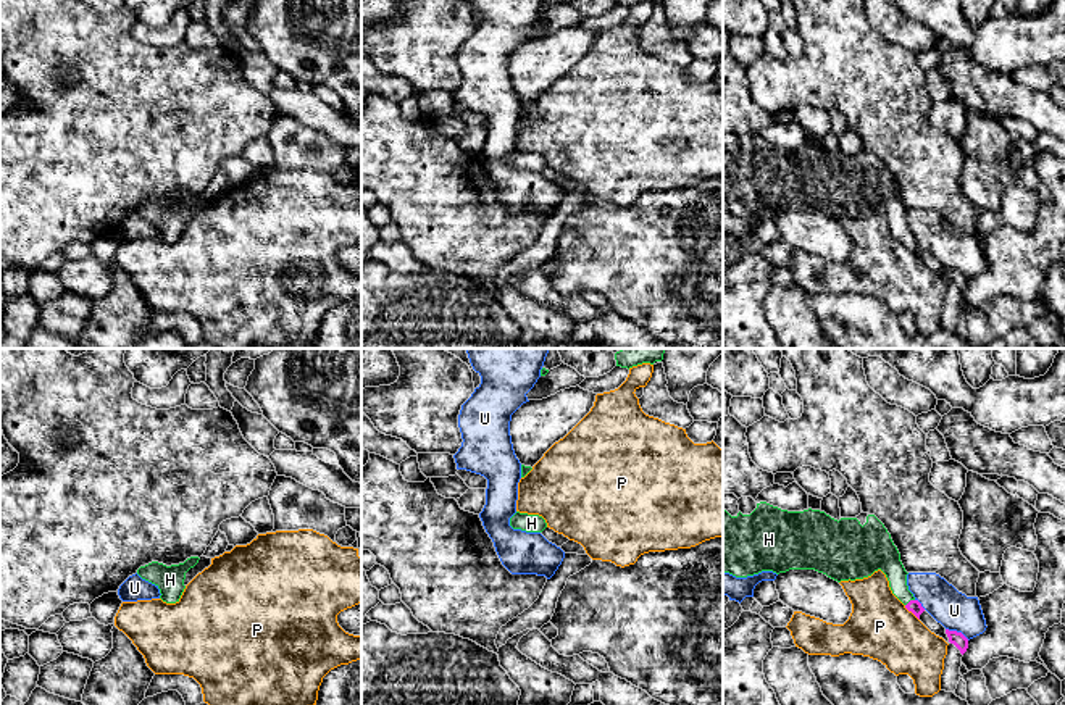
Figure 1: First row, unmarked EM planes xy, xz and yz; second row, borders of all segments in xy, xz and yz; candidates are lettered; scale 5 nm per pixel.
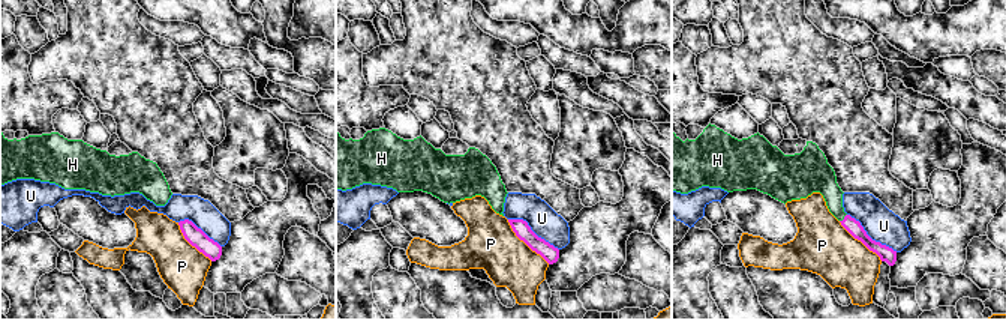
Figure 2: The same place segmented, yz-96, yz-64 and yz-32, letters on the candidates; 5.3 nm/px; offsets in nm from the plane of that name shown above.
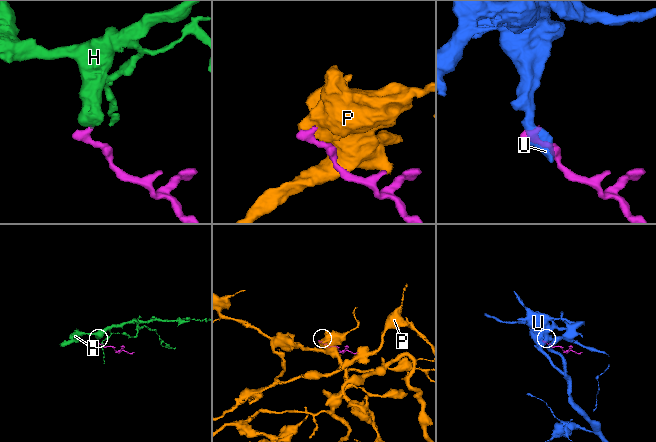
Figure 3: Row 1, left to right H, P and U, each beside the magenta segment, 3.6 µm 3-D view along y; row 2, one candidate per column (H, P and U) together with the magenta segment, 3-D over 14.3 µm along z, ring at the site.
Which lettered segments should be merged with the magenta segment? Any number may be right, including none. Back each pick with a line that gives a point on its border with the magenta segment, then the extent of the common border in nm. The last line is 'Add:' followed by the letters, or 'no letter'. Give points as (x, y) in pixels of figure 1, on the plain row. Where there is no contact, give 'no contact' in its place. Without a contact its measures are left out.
H: contact yz (909, 241); length 60 nm
Add: H

